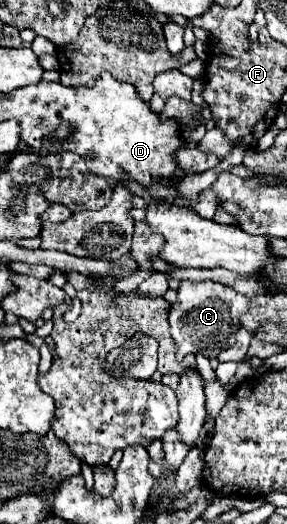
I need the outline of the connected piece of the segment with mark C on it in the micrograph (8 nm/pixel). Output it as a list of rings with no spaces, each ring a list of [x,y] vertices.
[[[183,281],[177,291],[177,303],[169,309],[169,327],[171,337],[177,343],[175,355],[183,359],[185,355],[201,353],[205,357],[217,357],[219,351],[233,345],[237,331],[241,329],[241,315],[249,311],[251,299],[243,293],[233,291],[231,287],[225,287],[221,283],[213,281]]]

